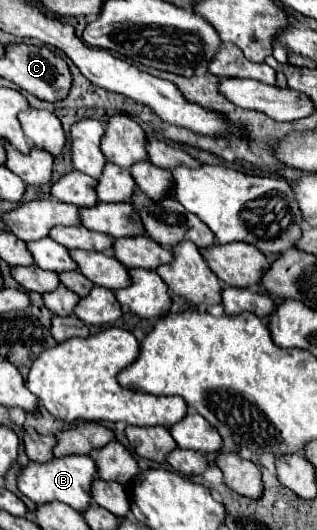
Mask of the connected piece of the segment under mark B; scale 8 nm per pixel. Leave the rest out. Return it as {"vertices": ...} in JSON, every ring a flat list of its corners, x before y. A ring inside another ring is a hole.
{"vertices":[[69,455,61,459,53,459,49,463,31,463,21,475,19,475,19,491,27,495,37,505,45,505,51,501,61,501,71,505,77,511,85,511,93,505,93,495,89,495,89,487,93,487,97,479,97,467,91,457,87,455]]}

